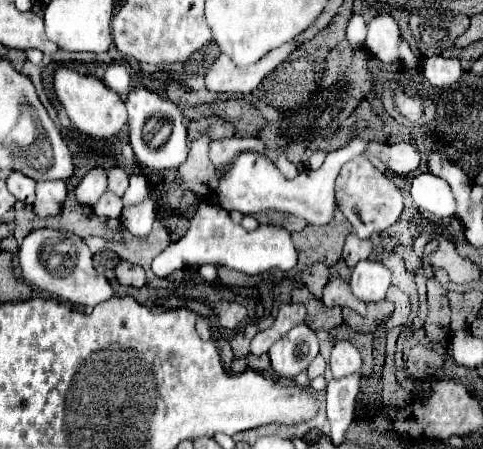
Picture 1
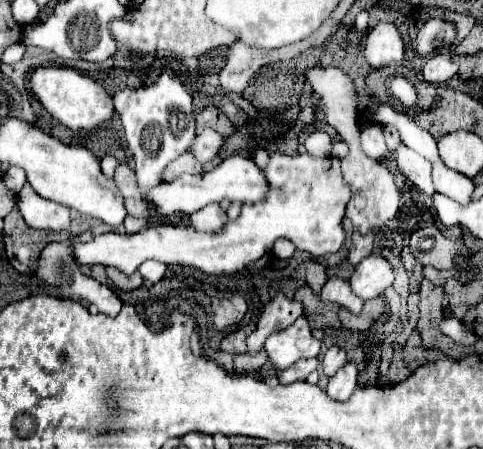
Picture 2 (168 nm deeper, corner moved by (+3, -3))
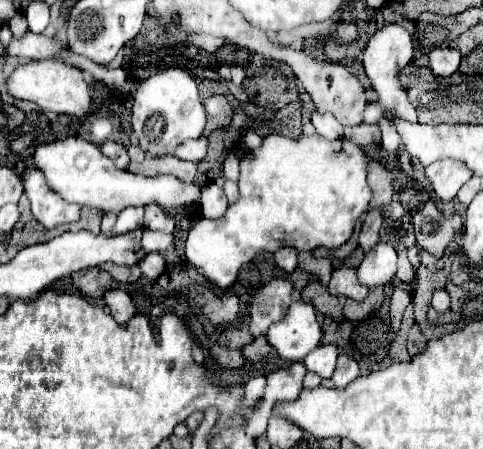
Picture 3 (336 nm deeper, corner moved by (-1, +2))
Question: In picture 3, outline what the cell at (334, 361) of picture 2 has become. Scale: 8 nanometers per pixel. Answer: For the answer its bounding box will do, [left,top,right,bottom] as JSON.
[304,344,338,378]

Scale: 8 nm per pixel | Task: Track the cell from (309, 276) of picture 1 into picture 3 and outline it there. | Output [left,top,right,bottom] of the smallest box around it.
[298,252,332,286]

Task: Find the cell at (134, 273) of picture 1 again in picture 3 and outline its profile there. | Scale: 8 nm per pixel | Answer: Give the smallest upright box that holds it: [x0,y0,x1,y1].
[100,264,140,282]

